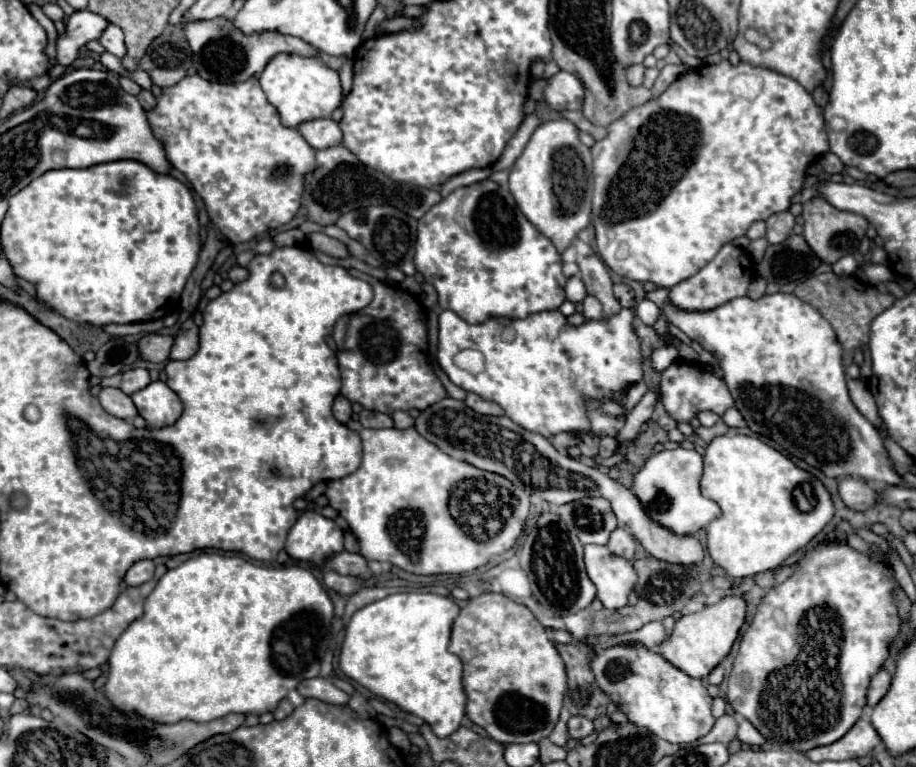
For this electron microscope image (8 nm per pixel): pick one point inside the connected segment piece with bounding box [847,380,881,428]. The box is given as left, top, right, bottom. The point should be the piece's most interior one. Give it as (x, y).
(861, 397)

